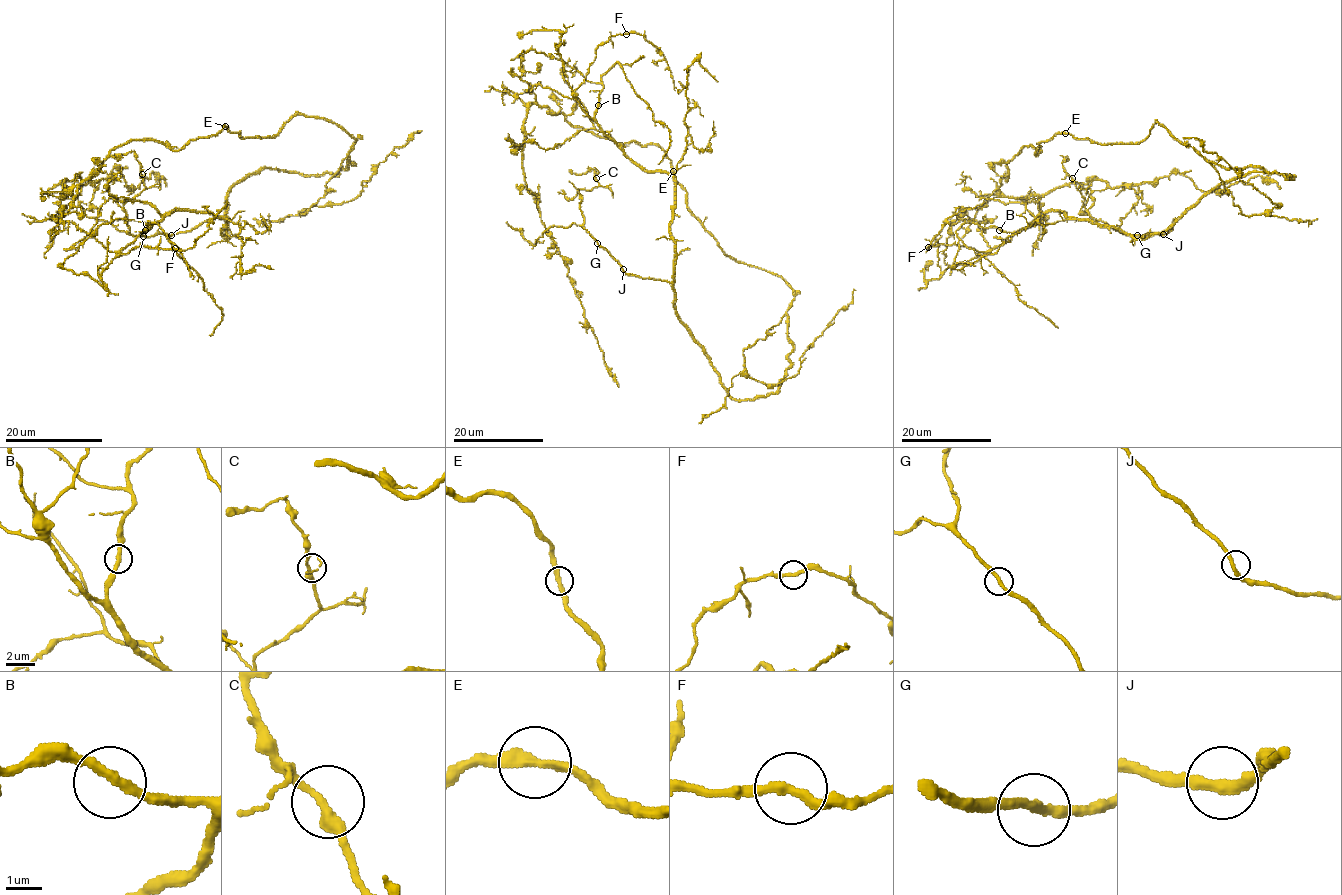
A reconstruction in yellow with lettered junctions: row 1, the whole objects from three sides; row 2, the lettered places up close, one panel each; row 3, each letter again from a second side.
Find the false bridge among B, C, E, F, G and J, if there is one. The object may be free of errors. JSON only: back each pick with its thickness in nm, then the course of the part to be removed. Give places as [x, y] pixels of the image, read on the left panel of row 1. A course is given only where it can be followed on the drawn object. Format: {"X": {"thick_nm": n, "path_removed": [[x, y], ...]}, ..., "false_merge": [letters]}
{"false_merge": []}

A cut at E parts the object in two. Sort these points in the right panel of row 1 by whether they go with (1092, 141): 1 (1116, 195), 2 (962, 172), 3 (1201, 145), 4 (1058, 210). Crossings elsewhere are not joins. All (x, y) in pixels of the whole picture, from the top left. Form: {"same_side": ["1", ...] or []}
{"same_side": ["1", "2", "3", "4"]}

